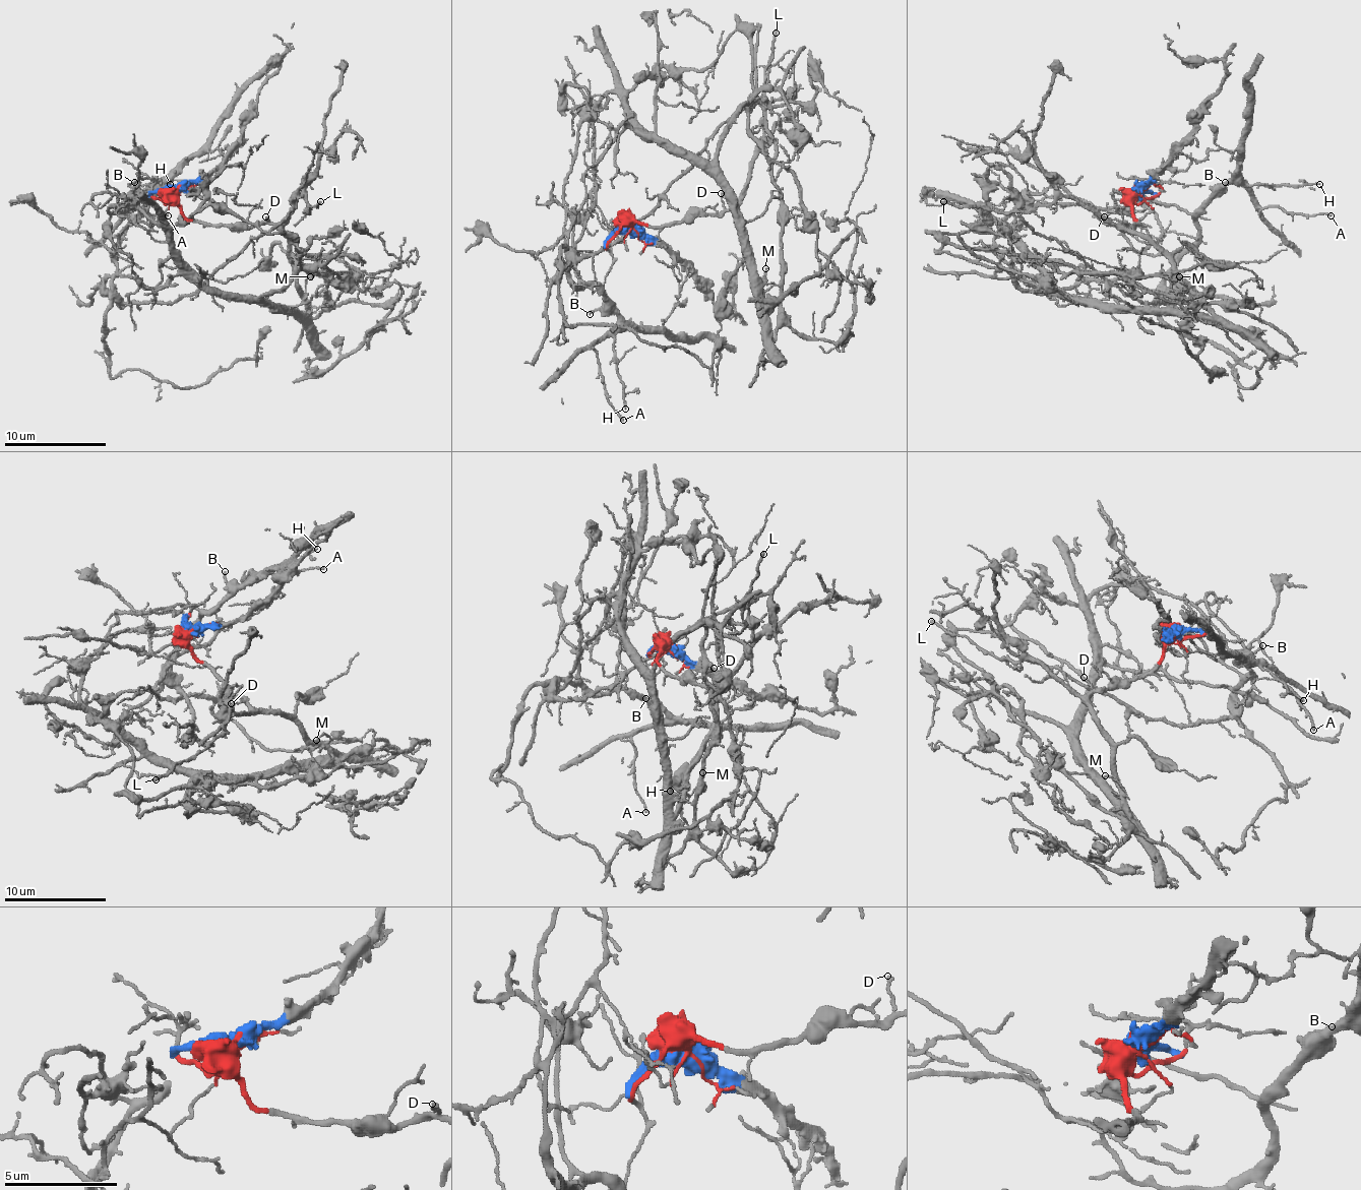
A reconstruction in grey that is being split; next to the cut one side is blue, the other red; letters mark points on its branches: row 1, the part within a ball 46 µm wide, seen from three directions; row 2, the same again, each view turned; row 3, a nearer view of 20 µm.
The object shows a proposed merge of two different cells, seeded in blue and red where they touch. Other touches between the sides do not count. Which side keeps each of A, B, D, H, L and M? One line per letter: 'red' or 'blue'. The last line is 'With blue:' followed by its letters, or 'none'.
A: blue
B: blue
D: red
H: blue
L: red
M: red
With blue: A, B, H

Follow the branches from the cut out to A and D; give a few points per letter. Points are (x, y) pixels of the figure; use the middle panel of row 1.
A: (628, 226), (654, 236), (674, 256), (679, 285), (664, 322), (613, 327), (593, 348), (608, 404), (623, 420)
D: (628, 226), (689, 223), (697, 215), (716, 215), (723, 207), (721, 192)

